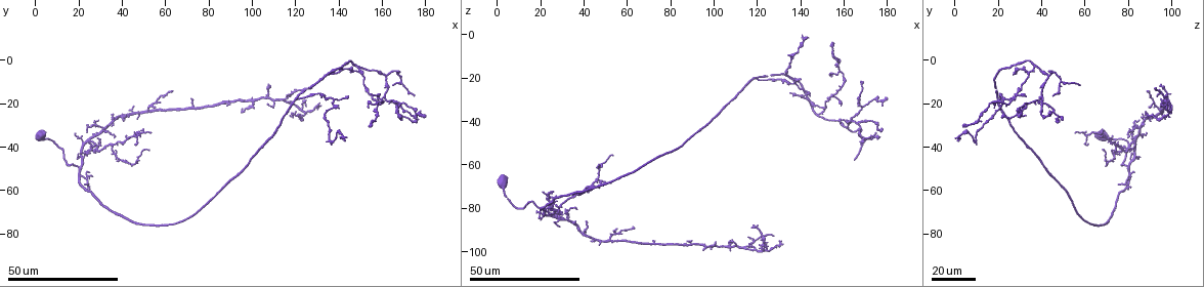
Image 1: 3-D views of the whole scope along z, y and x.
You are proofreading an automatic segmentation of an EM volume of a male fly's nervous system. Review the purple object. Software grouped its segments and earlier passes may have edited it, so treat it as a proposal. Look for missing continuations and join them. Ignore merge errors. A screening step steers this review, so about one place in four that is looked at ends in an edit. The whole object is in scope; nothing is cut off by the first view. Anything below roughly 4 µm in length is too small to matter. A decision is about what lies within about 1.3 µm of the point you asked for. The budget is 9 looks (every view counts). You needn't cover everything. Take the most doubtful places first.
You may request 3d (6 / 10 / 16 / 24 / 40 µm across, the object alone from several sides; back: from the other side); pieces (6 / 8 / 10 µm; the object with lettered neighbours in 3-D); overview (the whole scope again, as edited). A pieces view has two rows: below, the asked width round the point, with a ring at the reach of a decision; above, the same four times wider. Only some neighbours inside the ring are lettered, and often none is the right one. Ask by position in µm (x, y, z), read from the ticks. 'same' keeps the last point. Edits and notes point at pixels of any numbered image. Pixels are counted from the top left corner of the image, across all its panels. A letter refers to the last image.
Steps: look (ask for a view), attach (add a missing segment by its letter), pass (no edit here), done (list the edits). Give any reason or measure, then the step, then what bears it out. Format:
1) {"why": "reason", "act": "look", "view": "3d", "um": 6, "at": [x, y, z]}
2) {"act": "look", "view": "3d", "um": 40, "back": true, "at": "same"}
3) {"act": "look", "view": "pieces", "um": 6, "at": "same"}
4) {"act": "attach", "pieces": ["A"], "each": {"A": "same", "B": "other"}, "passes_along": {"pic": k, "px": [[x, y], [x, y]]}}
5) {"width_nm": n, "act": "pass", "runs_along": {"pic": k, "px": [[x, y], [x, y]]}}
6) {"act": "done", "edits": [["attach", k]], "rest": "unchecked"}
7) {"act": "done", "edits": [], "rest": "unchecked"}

{"why": "branch stops here", "act": "look", "view": "3d", "um": 40, "at": [164, 12, 57]}

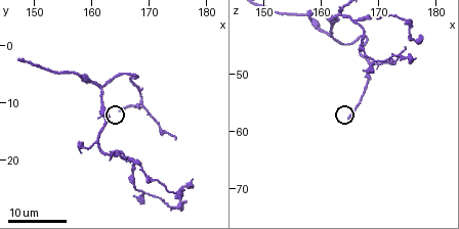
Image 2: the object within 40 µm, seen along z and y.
{"why": "closer look", "act": "look", "view": "3d", "um": 6, "at": [165.0, 11.0, 58.0]}

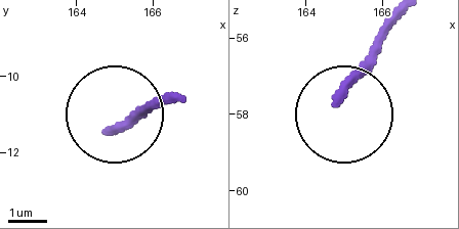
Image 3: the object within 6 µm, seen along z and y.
{"act": "look", "view": "pieces", "um": 10, "at": [164.90, 11.45, 57.60]}

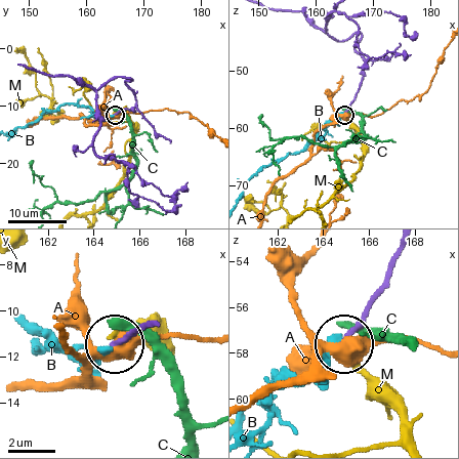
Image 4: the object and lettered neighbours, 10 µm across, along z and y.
{"width_nm": 200, "act": "pass", "each": {"A": "other", "B": "other", "C": "other", "M": "other"}, "runs_along": {"pic": 4, "px": [[403, 250], [347, 342]]}, "found": "none of them fits"}

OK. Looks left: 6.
{"why": "branch stops here", "act": "look", "view": "3d", "um": 40, "at": [22, 57, 75]}

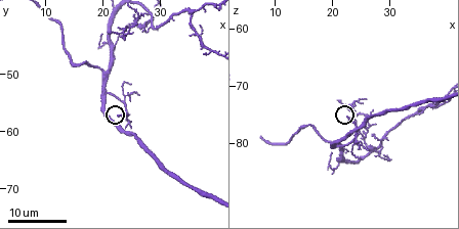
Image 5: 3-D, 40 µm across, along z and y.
{"act": "look", "view": "pieces", "um": 8, "at": [23.0, 57.5, 75.5]}

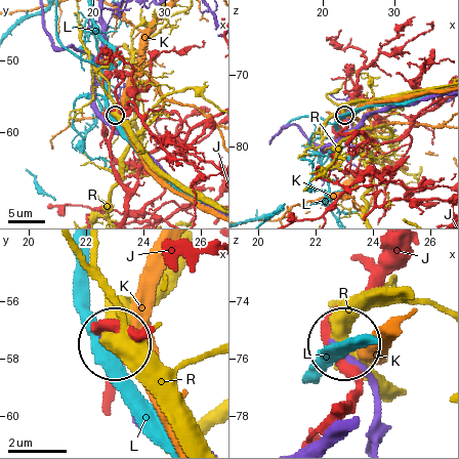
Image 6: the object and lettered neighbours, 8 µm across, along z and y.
{"act": "pass", "each": {"J": "other", "K": "other", "L": "other", "R": "other"}, "found": "no lettered segment goes on from it"}

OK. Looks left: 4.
{"why": "an open end", "act": "look", "view": "3d", "um": 24, "at": [174.5, 16.0, 45.0]}

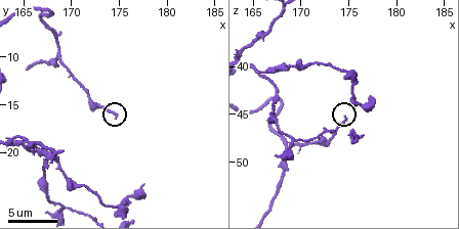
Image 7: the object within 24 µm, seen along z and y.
{"why": "what lies round it", "act": "look", "view": "pieces", "um": 10, "at": [174.6, 16.2, 45.4]}

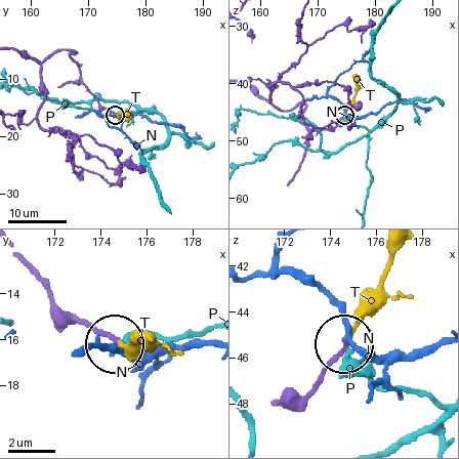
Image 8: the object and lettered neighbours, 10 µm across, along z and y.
{"act": "attach", "pieces": ["T"], "each": {"N": "other", "P": "other", "T": "same"}, "found": "the cell continues"}

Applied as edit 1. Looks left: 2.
{"why": "an open end", "act": "look", "view": "3d", "um": 40, "at": [101, 21, 97]}

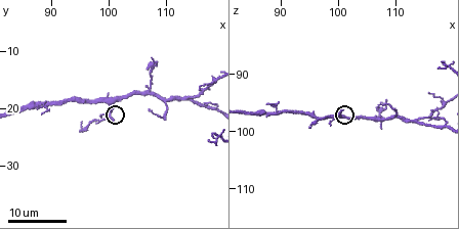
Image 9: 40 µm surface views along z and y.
{"act": "look", "view": "pieces", "um": 10, "at": [100.5, 22.0, 96.5]}

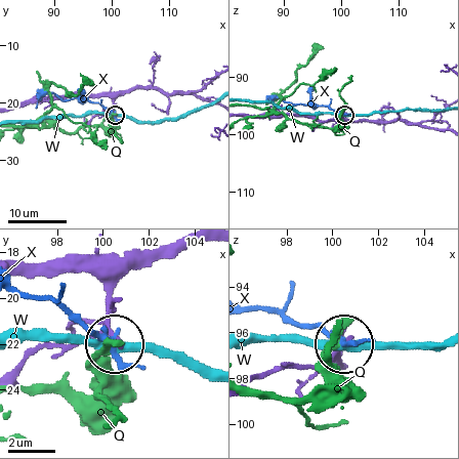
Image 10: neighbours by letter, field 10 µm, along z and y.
{"act": "pass", "each": {"Q": "other", "W": "other", "X": "other"}, "found": "no lettered segment goes on from it"}

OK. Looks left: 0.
{"act": "done", "edits": [["attach", 8]], "rest": "unchecked"}

